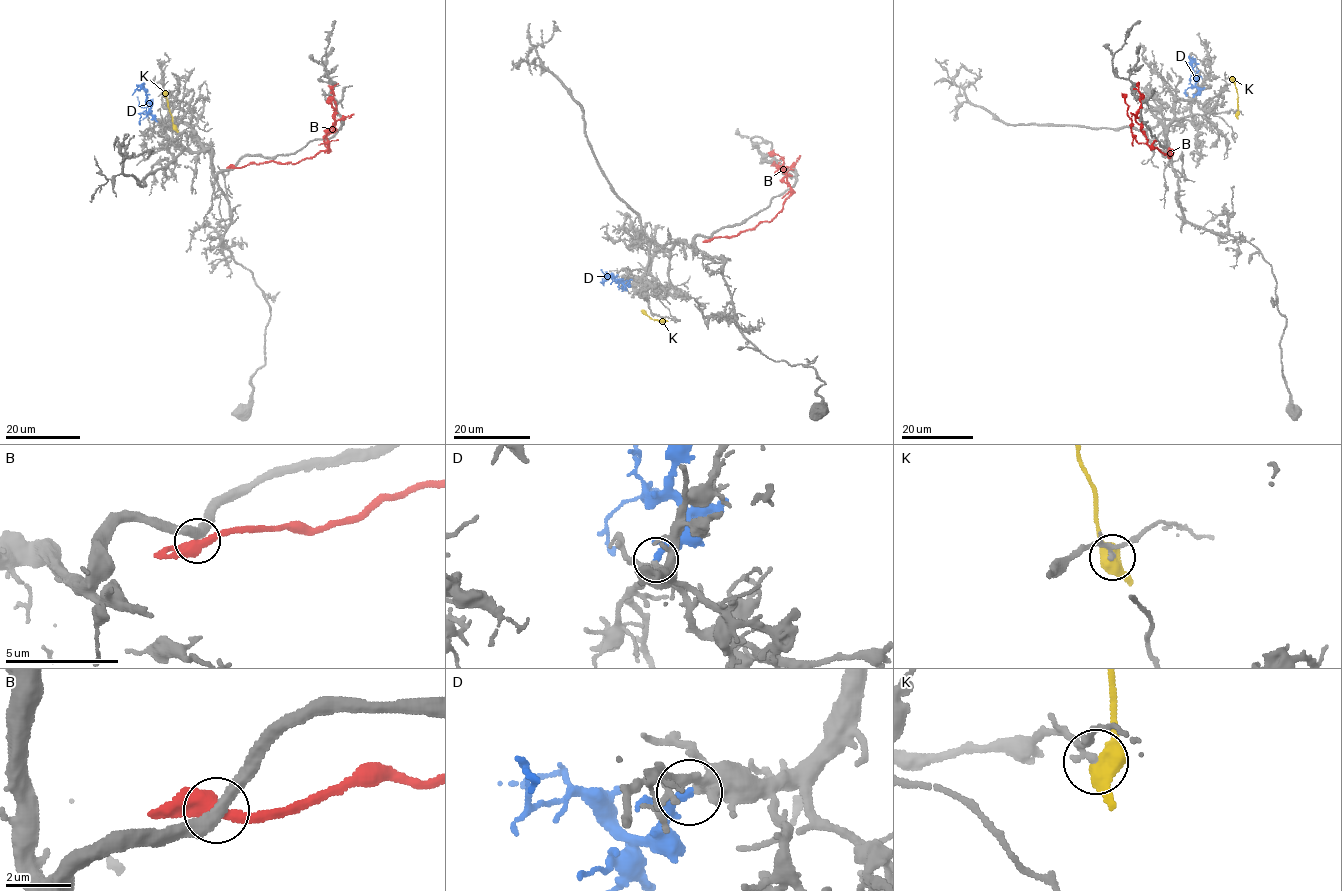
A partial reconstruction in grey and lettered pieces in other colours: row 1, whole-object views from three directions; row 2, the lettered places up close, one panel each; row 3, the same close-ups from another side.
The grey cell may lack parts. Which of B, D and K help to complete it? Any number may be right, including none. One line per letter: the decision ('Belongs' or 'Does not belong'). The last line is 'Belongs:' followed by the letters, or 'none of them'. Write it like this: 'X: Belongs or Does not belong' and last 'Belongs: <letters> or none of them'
B: Does not belong
D: Belongs
K: Does not belong
Belongs: D

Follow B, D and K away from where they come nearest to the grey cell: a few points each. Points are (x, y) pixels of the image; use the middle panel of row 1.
B: (710, 239), (737, 236), (771, 221), (790, 194), (783, 178), (786, 167), (774, 165), (780, 162)
D: (631, 279), (625, 284), (609, 275), (603, 282), (600, 282)
K: (663, 319), (652, 319), (641, 311)

